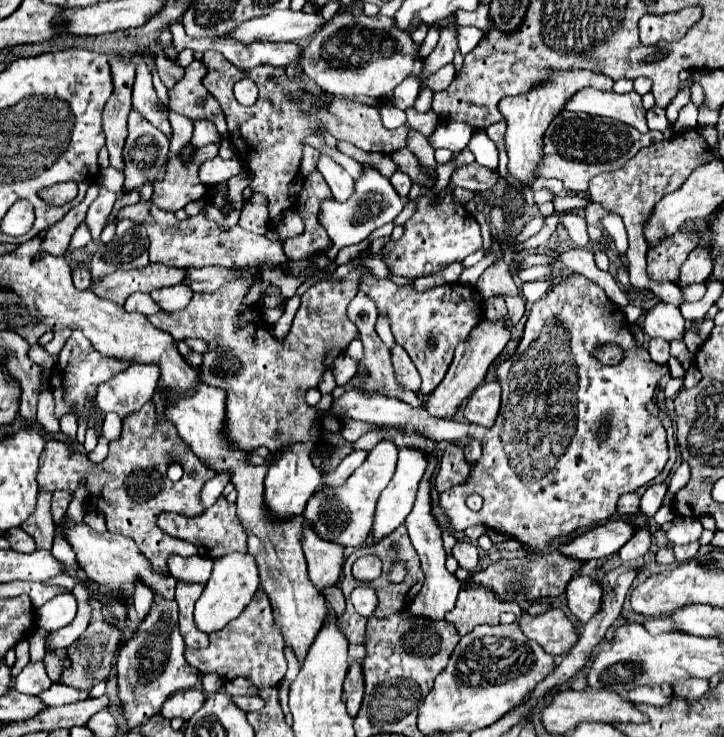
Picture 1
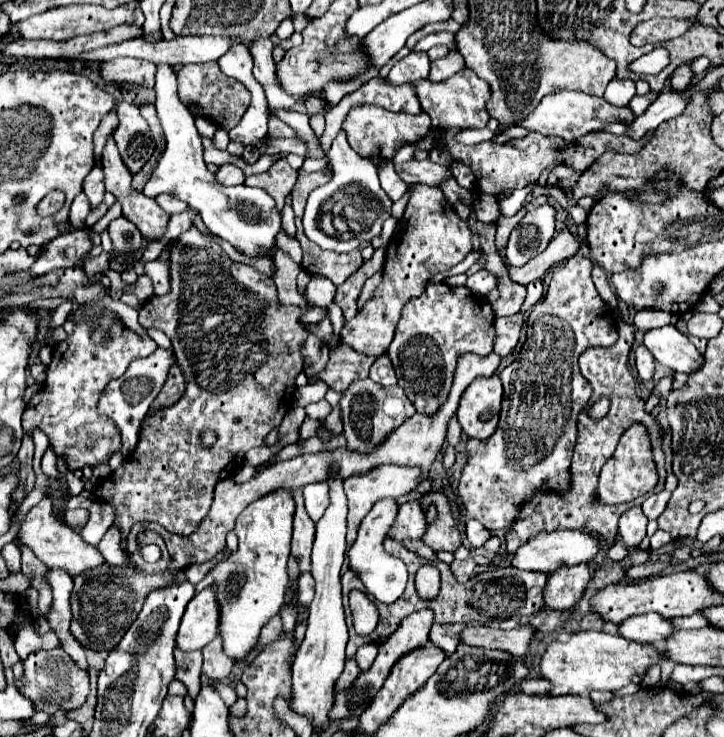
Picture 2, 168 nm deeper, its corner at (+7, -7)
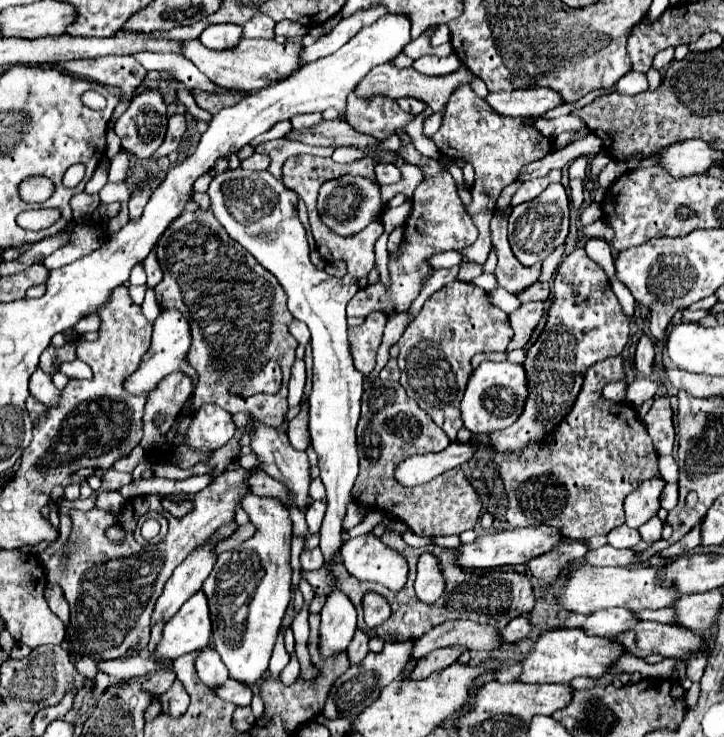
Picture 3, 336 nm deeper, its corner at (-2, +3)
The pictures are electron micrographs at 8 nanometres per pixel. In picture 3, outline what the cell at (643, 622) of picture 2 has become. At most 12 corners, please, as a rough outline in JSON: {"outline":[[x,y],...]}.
{"outline":[[627,608],[599,610],[581,624],[591,636],[617,636],[633,628]]}

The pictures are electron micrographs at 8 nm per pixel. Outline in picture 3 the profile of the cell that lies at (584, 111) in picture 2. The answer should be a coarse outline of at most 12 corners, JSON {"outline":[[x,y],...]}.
{"outline":[[551,88],[489,92],[499,116],[541,116],[563,104]]}

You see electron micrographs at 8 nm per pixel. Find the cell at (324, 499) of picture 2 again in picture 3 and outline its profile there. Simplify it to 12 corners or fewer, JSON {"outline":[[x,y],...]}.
{"outline":[[323,502],[307,508],[305,520],[311,534],[319,532],[323,522]]}

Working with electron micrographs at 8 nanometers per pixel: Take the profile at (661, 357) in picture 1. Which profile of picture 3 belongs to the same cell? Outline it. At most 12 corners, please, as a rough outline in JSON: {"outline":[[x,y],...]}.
{"outline":[[641,336],[635,348],[635,368],[651,376],[655,346],[649,336]]}

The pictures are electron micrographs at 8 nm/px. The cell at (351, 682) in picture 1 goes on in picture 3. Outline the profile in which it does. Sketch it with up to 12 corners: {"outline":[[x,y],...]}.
{"outline":[[357,630],[349,648],[351,664],[357,664],[369,652],[369,636]]}

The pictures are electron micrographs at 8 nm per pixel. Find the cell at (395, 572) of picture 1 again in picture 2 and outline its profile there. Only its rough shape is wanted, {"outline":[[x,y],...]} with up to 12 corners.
{"outline":[[378,500],[360,524],[348,558],[368,592],[396,602],[406,564],[382,546],[398,502]]}

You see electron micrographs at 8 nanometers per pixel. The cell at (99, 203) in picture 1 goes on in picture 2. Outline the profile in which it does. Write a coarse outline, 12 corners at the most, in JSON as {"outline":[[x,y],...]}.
{"outline":[[100,166],[84,180],[84,194],[92,208],[102,204],[104,174]]}

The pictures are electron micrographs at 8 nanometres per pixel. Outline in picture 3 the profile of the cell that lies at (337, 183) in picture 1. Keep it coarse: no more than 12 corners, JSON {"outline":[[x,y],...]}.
{"outline":[[257,14],[243,24],[243,38],[273,38],[275,22]]}

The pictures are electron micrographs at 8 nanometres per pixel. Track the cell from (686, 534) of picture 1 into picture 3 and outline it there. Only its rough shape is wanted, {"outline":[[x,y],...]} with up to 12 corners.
{"outline":[[657,516],[639,526],[637,532],[645,542],[661,538],[663,522]]}

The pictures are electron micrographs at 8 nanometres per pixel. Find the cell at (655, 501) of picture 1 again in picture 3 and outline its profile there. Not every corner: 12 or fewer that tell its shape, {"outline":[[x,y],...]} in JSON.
{"outline":[[667,484],[661,494],[665,510],[677,504],[677,484]]}

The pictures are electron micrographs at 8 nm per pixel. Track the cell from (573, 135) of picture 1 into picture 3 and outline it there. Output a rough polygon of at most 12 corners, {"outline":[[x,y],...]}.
{"outline":[[469,84],[451,94],[431,136],[475,168],[465,206],[479,230],[459,250],[485,264],[499,192],[547,152],[528,119],[495,114]]}

